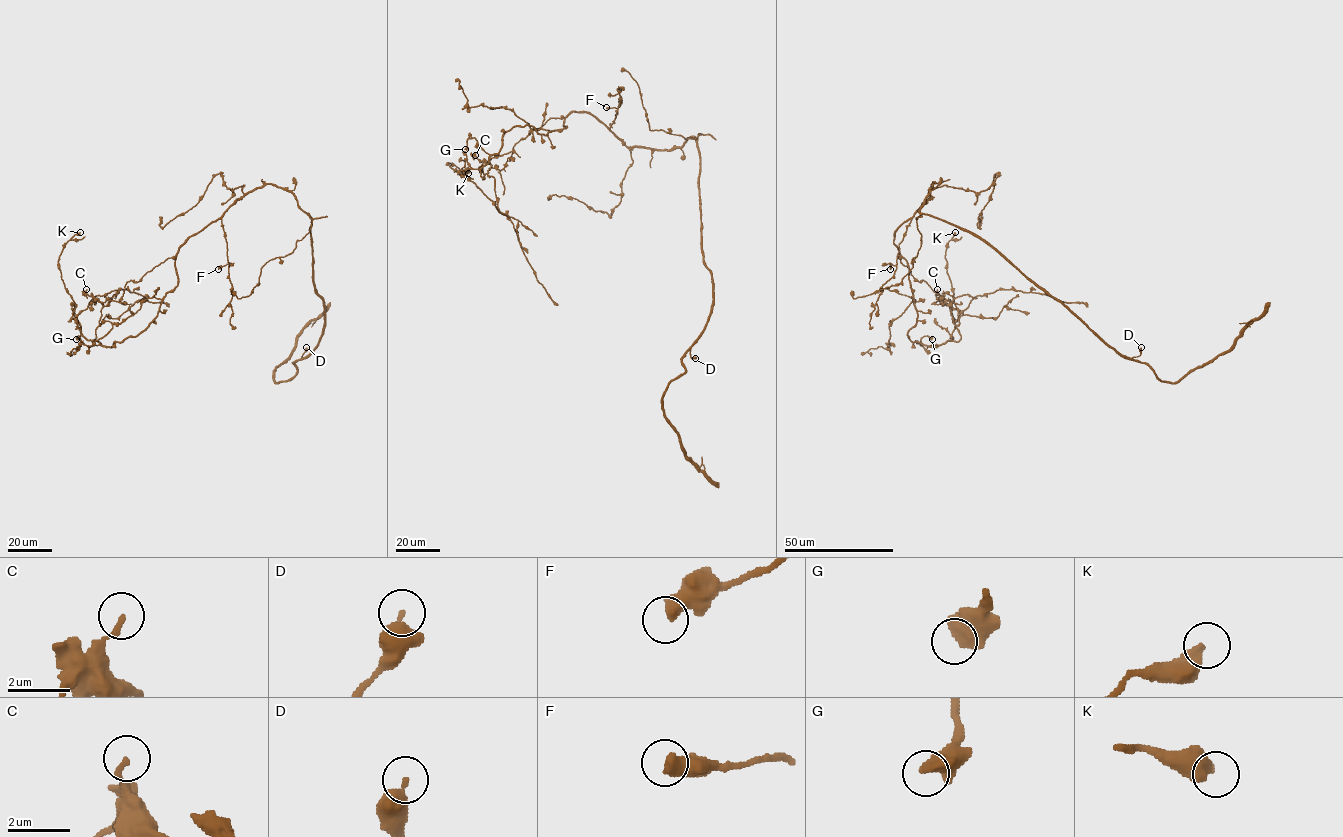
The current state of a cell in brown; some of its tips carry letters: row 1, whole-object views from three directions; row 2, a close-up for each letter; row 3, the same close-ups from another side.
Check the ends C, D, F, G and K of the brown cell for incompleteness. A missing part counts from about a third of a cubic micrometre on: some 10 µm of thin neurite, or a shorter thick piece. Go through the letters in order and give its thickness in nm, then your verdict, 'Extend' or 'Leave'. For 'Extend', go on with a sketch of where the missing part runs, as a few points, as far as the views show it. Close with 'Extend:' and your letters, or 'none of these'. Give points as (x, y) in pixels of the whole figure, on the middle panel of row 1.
C: Thickness 170 nm. Leave
D: Thickness 440 nm. Leave
F: Thickness 480 nm. Leave
G: Thickness 600 nm. Leave
K: Thickness 440 nm. Leave
Extend: none of these

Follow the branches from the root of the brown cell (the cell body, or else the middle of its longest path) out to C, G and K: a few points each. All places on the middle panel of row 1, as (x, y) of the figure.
C: (662, 150), (628, 147), (572, 111), (546, 135), (507, 130), (484, 178), (491, 165), (475, 155)
G: (662, 150), (628, 147), (576, 111), (546, 135), (513, 126), (497, 153), (474, 138), (465, 149)
K: (662, 150), (628, 147), (572, 111), (546, 135), (513, 126), (464, 176), (447, 164), (468, 173)

